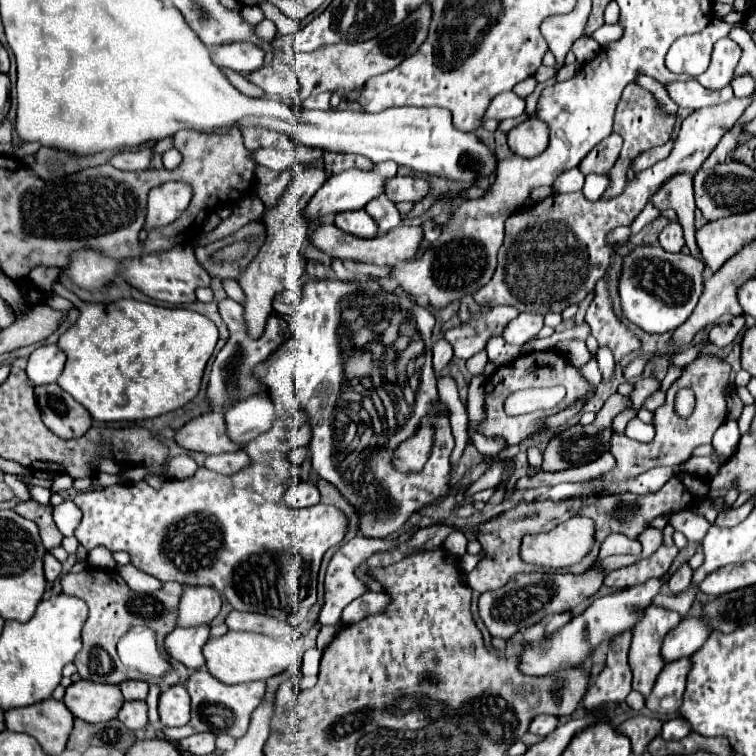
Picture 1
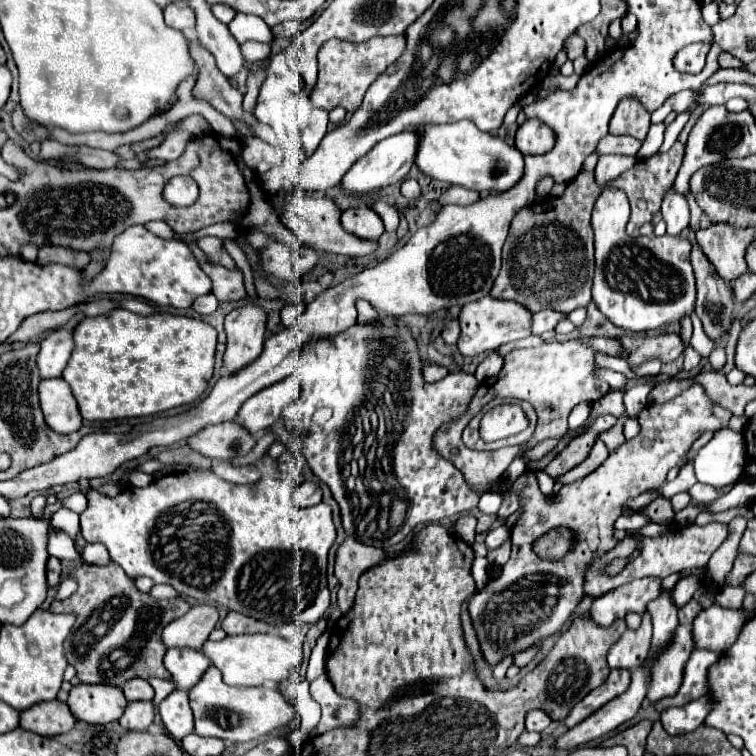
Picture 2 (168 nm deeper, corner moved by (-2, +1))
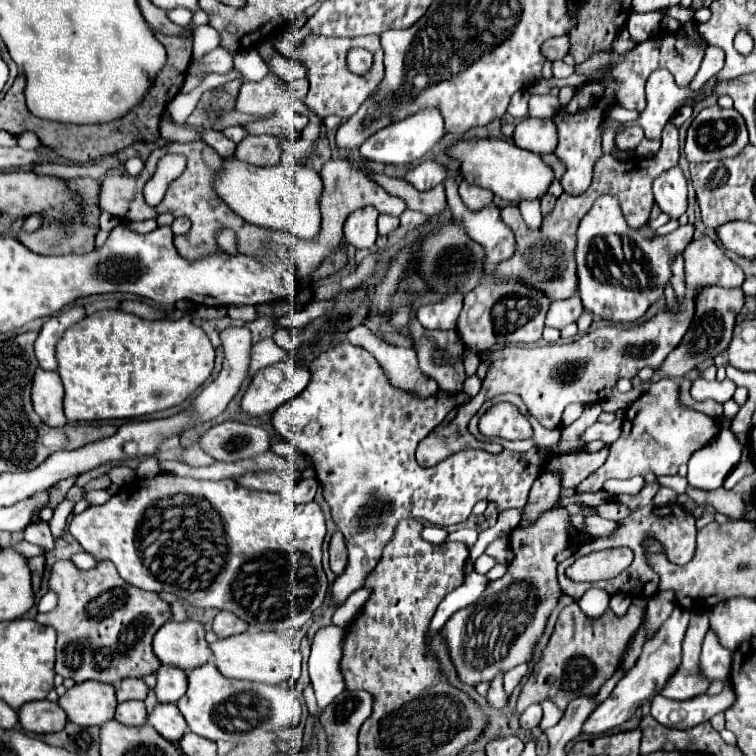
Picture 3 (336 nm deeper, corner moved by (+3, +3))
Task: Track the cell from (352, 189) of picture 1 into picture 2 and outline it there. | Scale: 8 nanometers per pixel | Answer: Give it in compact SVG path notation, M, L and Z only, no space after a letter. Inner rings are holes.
M400 132L394 134L390 138L380 140L366 156L362 156L342 178L342 186L348 192L354 194L368 194L380 188L386 188L398 180L404 180L406 174L410 172L410 168L414 166L416 160L416 152L418 152L418 144L420 144L420 134L418 132Z

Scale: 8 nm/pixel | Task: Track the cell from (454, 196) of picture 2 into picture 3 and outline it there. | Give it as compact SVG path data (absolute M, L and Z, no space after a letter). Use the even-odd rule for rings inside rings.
M465 182L459 184L459 196L461 196L463 204L469 206L469 210L481 210L487 204L491 204L491 200L493 200L491 190L485 190L485 188L479 188L473 184L465 184Z

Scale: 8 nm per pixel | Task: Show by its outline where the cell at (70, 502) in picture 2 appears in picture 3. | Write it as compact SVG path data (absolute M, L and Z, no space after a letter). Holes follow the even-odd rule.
M91 490L83 494L83 500L87 500L89 504L105 504L111 498L111 494L107 490Z

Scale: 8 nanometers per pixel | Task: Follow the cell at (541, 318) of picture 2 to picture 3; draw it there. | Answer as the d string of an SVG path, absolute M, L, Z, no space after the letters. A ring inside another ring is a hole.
M567 298L567 300L551 302L549 314L547 314L547 318L545 318L545 326L551 326L551 328L561 330L561 328L565 328L567 324L575 322L581 312L583 312L581 298Z

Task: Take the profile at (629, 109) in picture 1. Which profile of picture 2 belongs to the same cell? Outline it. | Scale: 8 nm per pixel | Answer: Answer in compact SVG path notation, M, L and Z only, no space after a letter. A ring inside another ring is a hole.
M622 100L610 120L610 134L630 134L638 140L646 138L648 128L650 112L646 112L636 100Z

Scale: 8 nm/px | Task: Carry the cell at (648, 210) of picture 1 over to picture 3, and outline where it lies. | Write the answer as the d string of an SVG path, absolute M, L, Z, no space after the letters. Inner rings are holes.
M717 104L703 108L697 118L691 122L687 130L685 140L685 158L693 162L709 162L709 160L721 160L721 158L733 158L739 150L743 150L749 144L745 120L737 110L723 110Z

